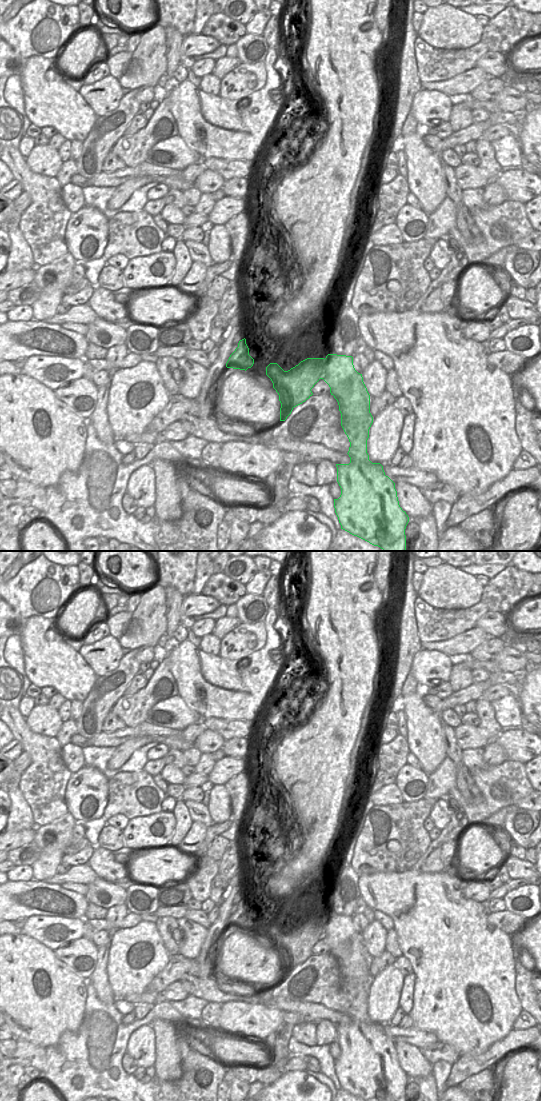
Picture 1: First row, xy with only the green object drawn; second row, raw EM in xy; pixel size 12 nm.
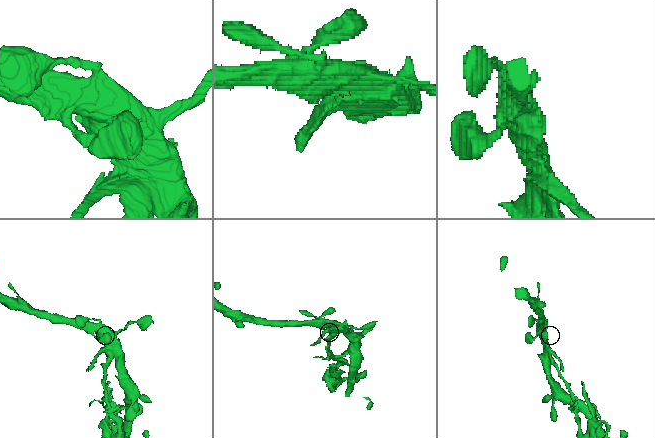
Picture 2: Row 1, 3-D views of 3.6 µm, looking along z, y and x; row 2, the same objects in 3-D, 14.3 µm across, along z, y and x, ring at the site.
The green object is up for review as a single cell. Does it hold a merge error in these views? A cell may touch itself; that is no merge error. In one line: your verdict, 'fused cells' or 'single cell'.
fused cells

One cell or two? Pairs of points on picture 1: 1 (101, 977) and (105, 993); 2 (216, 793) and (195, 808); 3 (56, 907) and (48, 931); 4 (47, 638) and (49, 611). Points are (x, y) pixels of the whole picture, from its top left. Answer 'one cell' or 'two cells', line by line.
1: one cell
2: two cells
3: two cells
4: two cells

